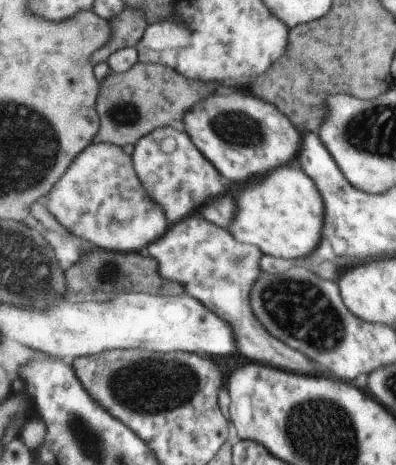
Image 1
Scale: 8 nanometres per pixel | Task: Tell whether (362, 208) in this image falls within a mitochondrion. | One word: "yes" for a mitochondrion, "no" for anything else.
no

